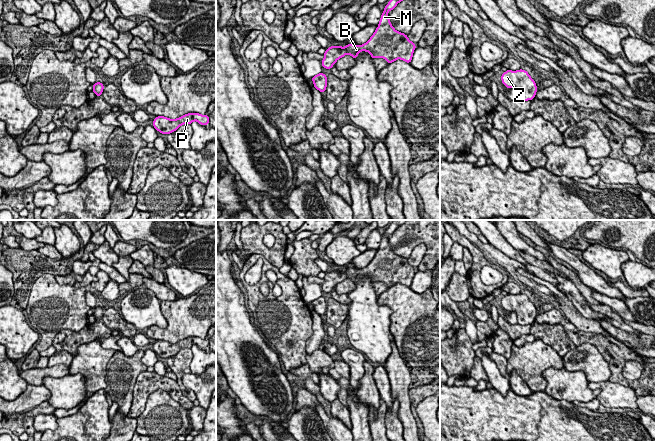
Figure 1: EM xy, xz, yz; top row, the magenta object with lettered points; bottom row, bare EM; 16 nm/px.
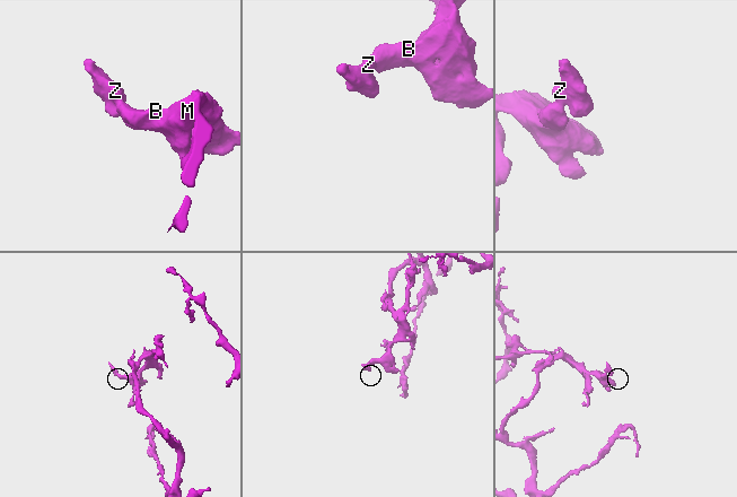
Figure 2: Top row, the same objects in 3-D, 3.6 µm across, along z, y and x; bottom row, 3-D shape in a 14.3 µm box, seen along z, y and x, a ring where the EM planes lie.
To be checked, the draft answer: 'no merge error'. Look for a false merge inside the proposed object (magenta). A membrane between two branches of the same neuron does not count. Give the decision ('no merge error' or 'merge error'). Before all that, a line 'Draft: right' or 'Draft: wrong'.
Draft: right
no merge error

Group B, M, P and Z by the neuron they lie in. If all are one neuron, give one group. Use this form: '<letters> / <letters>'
B M P Z

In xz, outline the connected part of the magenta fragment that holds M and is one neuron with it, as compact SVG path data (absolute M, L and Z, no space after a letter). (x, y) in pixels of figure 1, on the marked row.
M403 0L389 1L381 15L377 29L365 44L359 46L347 44L344 48L342 46L331 46L326 49L324 59L321 62L322 67L331 69L336 61L346 54L350 54L355 59L361 51L370 53L372 59L384 58L388 64L397 59L410 63L416 45L408 39L406 34L394 29L387 13L401 1Z

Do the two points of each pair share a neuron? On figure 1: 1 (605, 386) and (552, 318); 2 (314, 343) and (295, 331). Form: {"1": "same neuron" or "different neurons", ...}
{"1": "different neurons", "2": "different neurons"}

